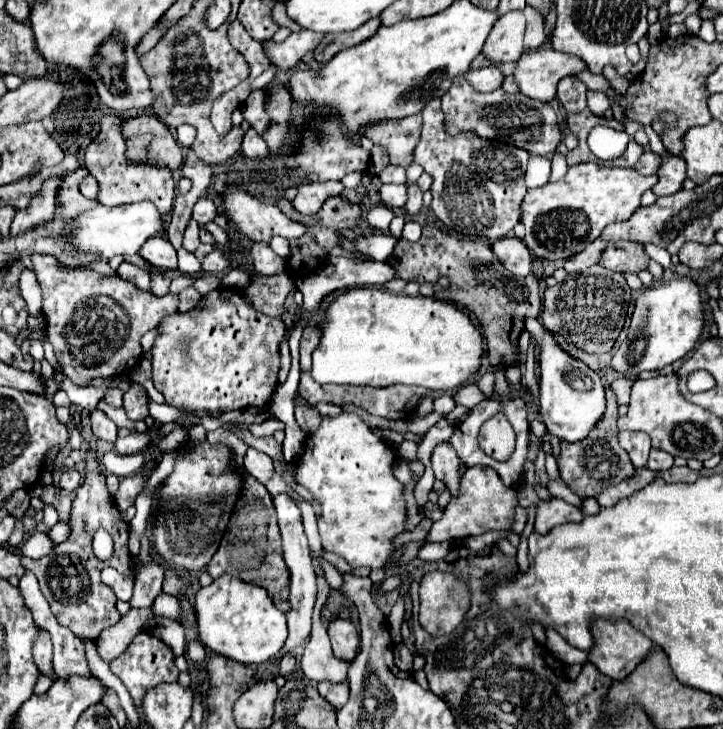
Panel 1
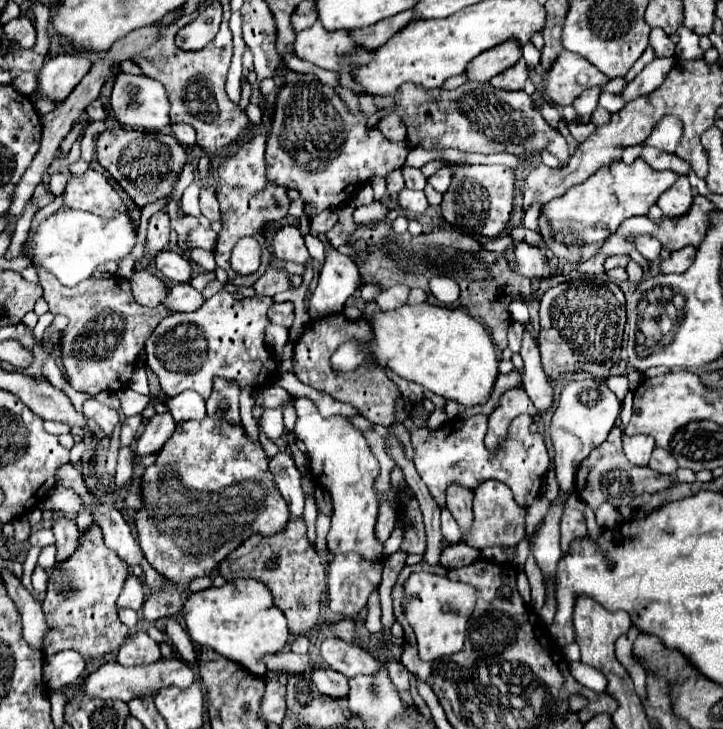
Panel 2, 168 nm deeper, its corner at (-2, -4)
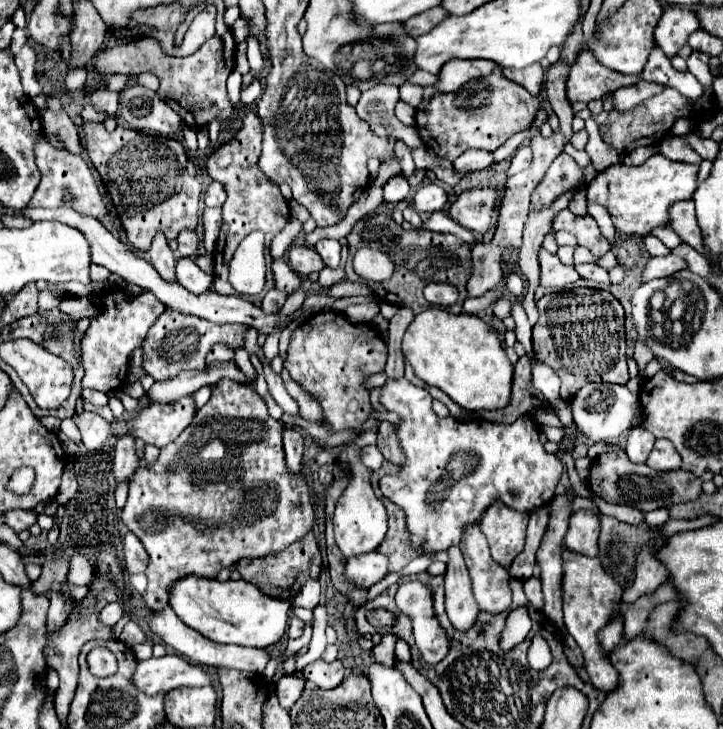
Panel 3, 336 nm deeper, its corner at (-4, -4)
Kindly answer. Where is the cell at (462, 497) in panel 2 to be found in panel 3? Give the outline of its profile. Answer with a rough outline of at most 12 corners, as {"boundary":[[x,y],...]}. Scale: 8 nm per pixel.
{"boundary":[[479,526],[459,544],[483,612],[511,610],[509,572]]}

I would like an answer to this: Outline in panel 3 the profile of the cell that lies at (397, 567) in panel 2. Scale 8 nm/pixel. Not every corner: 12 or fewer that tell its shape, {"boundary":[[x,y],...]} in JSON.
{"boundary":[[393,634],[383,636],[373,646],[373,660],[383,666],[393,666]]}

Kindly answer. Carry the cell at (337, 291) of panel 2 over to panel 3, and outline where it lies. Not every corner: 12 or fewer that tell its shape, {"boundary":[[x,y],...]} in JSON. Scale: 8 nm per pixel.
{"boundary":[[319,240],[315,250],[329,268],[341,262],[339,240]]}

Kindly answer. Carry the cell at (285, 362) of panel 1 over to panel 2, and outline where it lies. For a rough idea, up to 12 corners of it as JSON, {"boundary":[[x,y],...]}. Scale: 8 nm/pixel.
{"boundary":[[311,234],[304,237],[310,256],[319,259],[319,273],[325,259],[324,244]]}

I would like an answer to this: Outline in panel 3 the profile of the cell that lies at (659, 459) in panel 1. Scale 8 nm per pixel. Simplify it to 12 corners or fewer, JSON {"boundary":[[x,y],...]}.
{"boundary":[[655,440],[647,458],[653,470],[677,470],[681,458],[671,442]]}

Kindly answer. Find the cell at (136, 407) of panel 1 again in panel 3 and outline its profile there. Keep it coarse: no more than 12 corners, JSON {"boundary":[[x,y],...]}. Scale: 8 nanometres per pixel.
{"boundary":[[119,438],[113,458],[117,484],[129,482],[139,458],[135,440]]}

